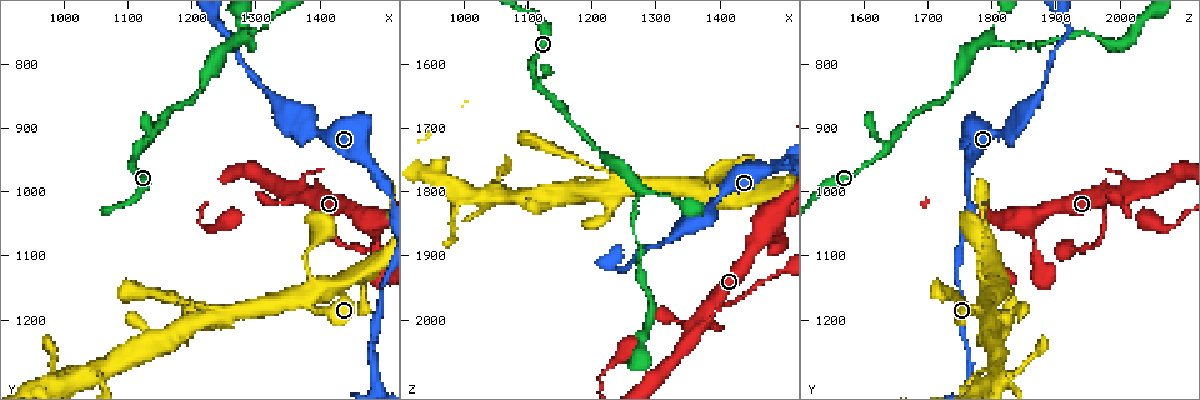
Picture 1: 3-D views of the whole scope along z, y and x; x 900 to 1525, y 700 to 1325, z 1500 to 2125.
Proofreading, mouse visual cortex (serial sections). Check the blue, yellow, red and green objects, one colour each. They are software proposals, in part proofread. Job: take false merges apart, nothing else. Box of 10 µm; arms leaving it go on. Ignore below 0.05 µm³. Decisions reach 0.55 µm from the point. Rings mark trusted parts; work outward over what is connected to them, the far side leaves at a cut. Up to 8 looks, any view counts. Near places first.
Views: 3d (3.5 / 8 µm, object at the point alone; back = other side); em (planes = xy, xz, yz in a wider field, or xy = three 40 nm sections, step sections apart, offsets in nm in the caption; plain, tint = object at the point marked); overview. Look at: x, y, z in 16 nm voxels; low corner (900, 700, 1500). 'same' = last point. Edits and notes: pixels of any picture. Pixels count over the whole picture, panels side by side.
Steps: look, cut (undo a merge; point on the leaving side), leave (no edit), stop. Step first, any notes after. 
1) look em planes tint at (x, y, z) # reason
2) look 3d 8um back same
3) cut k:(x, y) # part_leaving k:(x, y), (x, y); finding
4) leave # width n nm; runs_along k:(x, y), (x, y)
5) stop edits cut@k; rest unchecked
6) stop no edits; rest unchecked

look 3d 8um at (1370, 1170, 1790) # sudden change in width

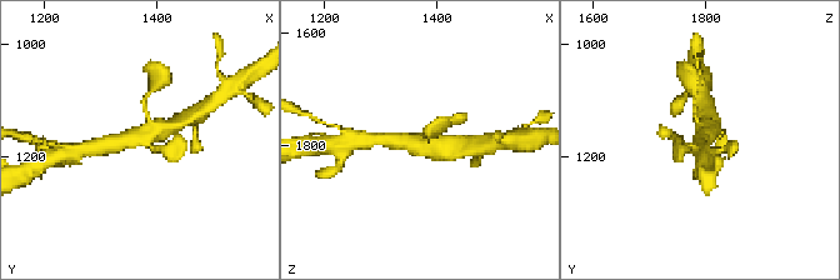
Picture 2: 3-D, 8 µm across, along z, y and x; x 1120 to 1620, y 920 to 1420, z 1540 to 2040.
look em xy step 3 tint same # arms 4; arm_widths 150, 200, 500, 600 nm; need the tissue

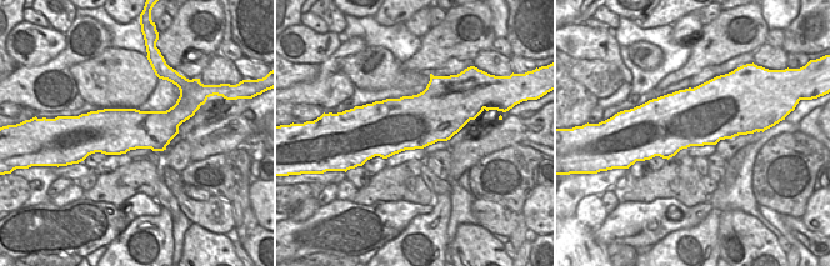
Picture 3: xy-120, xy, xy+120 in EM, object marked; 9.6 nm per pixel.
leave # runs_along 2:(449, 123), (421, 140), (384, 140); one cell here

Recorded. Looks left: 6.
look 3d 3.5um at (1190, 1175, 1755) # sudden change in width

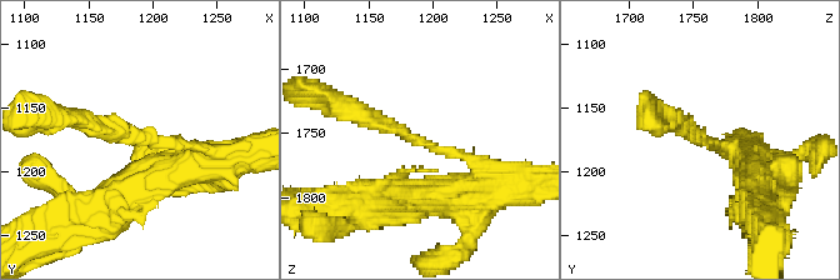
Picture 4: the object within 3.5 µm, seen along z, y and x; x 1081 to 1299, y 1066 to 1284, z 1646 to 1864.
look em planes tint at (1190, 1170, 1754) # arm_widths 150, 200 nm

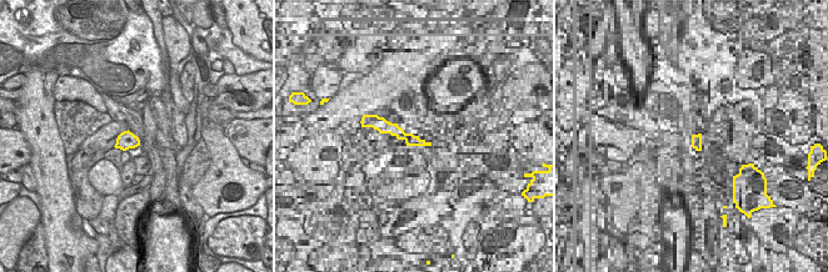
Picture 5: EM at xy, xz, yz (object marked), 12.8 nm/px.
look em xy step 1 tint same

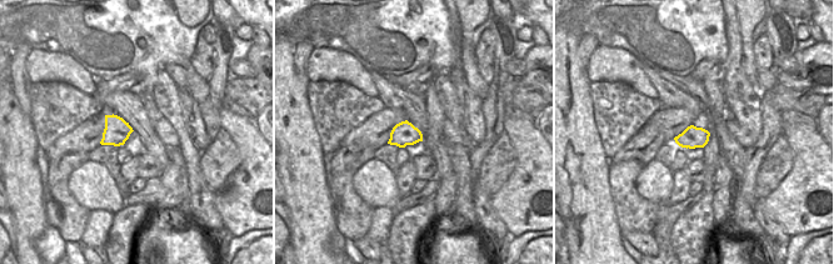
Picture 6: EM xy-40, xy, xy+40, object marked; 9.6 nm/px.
leave # runs_along 4:(491, 189), (465, 158), (350, 109); continuous, no second cell

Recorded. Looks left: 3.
look 3d 3.5um back at (1060, 1275, 1810) # four-way junction

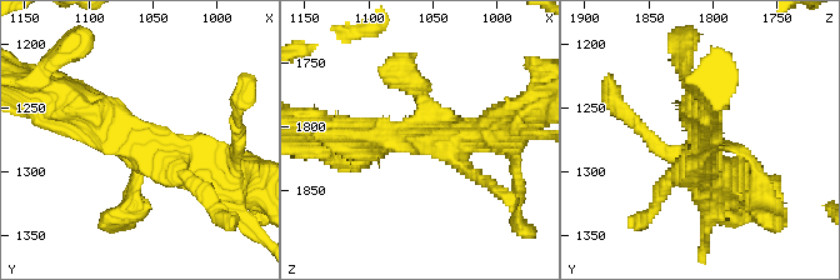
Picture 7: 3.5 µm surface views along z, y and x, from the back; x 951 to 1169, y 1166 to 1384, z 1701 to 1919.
look em xy step 2 tint at (1056, 1280, 1810) # arms 4; arm_widths 150, 200, 450, 450 nm

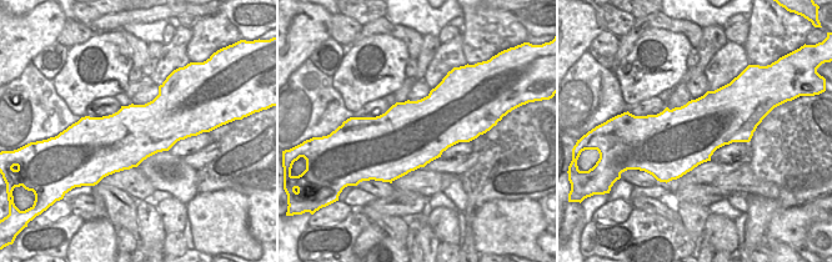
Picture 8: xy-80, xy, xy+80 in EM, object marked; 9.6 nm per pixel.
leave # runs_along 7:(74, 104), (108, 135), (220, 174); one cell here

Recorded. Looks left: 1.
stop no edits; rest unchecked

